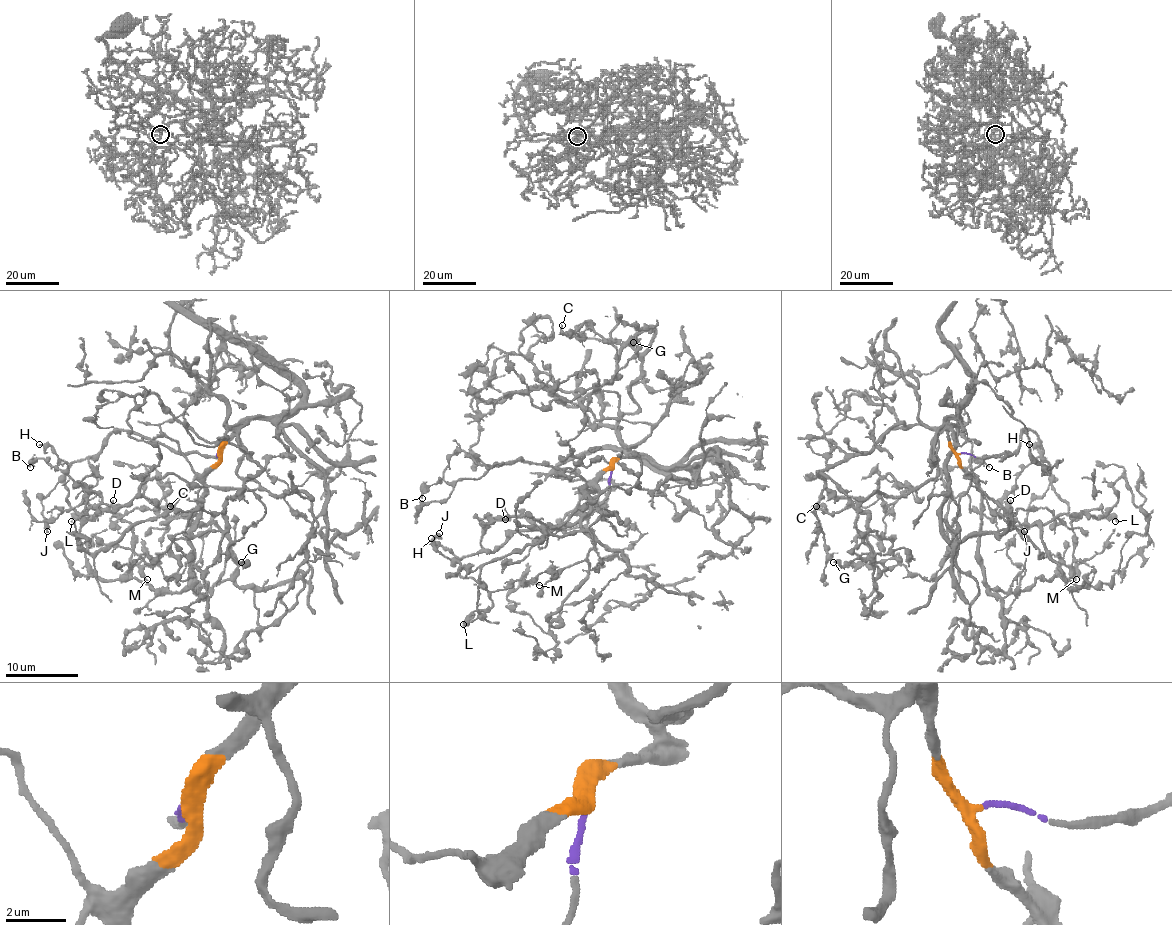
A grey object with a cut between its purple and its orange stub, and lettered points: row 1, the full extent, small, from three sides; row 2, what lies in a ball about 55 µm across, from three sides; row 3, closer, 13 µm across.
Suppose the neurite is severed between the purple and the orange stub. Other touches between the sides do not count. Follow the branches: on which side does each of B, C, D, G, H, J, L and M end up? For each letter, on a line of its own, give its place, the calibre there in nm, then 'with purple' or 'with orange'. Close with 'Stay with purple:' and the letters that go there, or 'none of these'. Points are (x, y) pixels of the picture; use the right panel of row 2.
B: at (989, 467); 150 nm thick; with orange
C: at (816, 506); 240 nm thick; with orange
D: at (1010, 500); 160 nm thick; with purple
G: at (833, 562); 150 nm thick; with orange
H: at (1029, 444); 190 nm thick; with purple
J: at (1024, 531); 280 nm thick; with purple
L: at (1115, 521); 340 nm thick; with purple
M: at (1076, 579); 190 nm thick; with purple
Stay with purple: D, H, J, L, M

